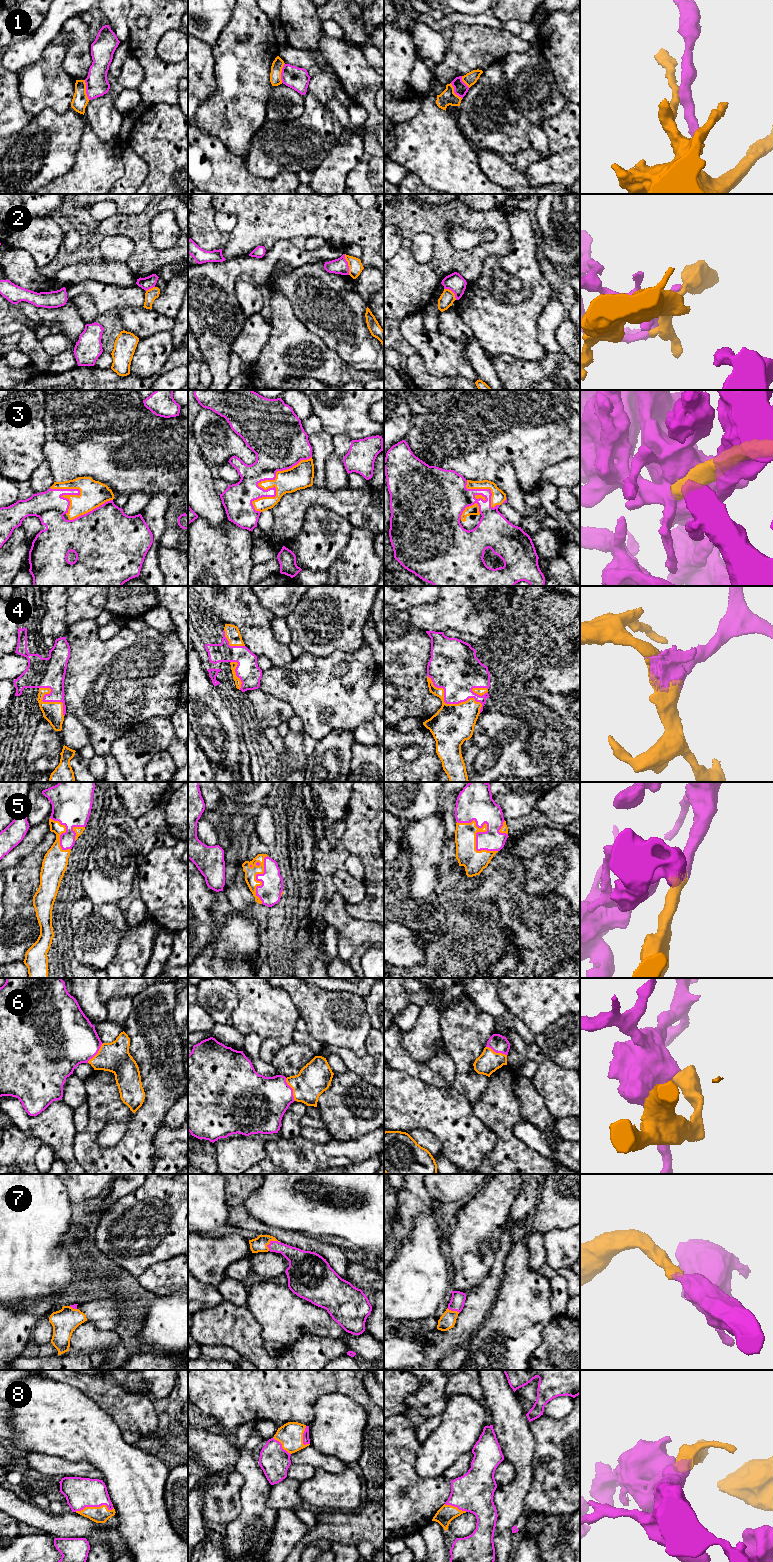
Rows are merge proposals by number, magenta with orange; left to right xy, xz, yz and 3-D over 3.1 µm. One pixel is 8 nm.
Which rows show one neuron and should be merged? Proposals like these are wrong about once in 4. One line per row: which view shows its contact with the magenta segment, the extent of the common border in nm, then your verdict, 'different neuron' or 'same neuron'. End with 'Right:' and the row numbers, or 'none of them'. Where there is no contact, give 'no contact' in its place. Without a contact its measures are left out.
1: xy | 170 nm | different neuron
2: xz | 170 nm | different neuron
3: xz | 650 nm | same neuron
4: yz | 550 nm | same neuron
5: yz | 400 nm | same neuron
6: xz | 200 nm | same neuron
7: xz | 120 nm | same neuron
8: xy | 320 nm | same neuron
Right: 3, 4, 5, 6, 7, 8

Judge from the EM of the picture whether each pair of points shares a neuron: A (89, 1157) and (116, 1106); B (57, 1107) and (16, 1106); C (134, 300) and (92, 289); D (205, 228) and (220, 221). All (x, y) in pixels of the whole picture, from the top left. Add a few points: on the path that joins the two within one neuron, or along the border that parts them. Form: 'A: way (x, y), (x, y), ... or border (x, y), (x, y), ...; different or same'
A: way (89, 1144), (89, 1134), (103, 1118); same
B: way (46, 1118), (44, 1120), (28, 1120), (25, 1117); same
C: way (124, 298), (106, 297), (102, 294); same
D: border (215, 211), (214, 224), (221, 233); different

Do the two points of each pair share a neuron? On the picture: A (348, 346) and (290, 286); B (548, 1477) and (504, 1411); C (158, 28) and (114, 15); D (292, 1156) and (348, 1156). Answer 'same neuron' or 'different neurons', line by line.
A: same neuron
B: different neurons
C: different neurons
D: same neuron

